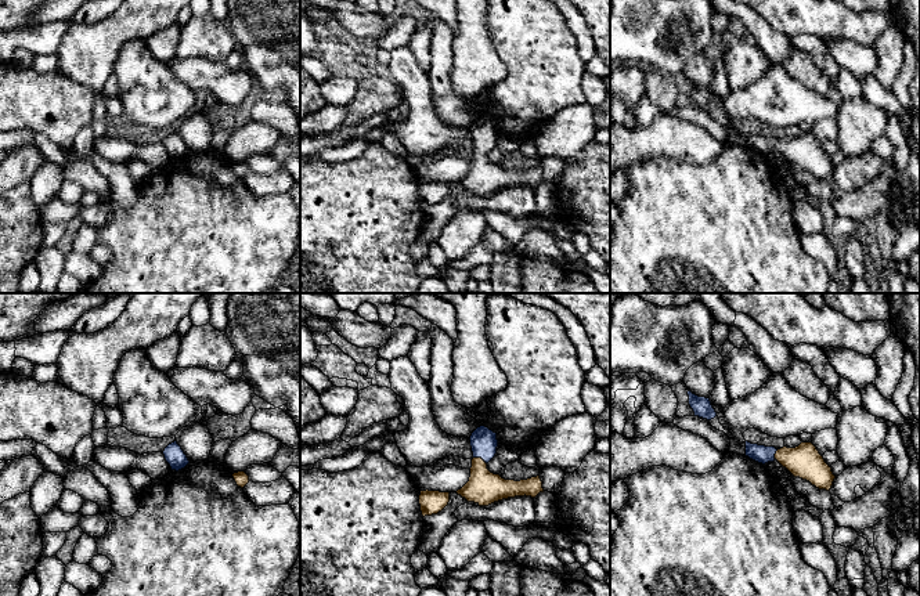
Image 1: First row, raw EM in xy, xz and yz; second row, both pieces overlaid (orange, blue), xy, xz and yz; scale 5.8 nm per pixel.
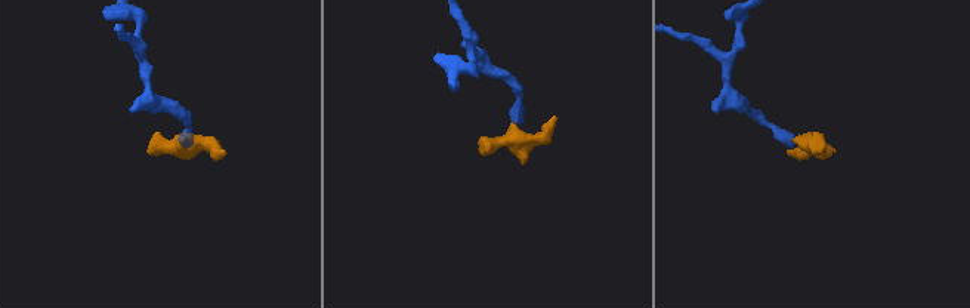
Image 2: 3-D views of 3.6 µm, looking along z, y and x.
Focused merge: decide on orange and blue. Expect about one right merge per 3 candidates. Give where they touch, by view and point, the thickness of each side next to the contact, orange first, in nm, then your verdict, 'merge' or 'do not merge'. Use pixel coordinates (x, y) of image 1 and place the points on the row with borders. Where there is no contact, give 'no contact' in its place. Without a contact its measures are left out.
xz (480, 458) | 190/160 nm | merge

